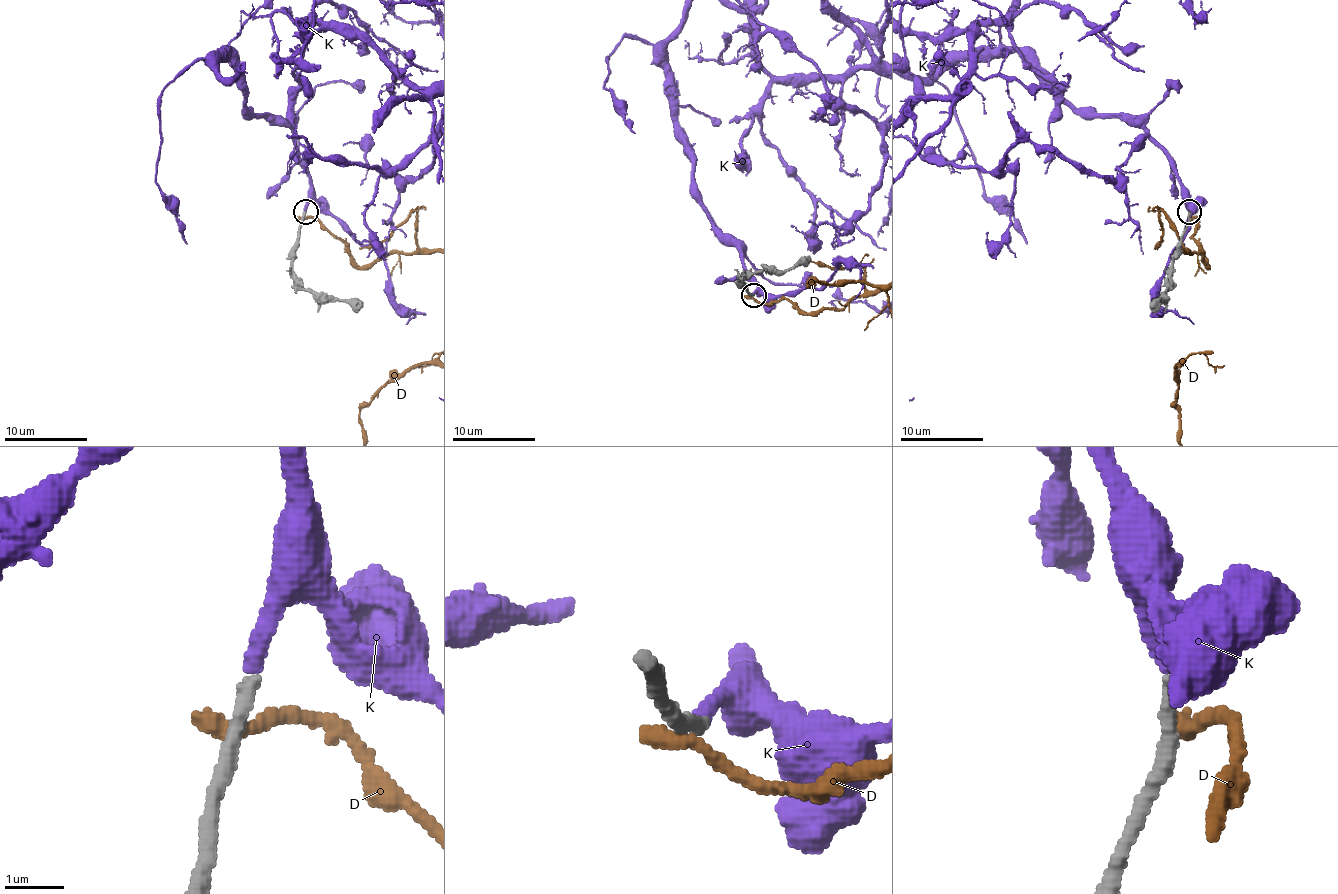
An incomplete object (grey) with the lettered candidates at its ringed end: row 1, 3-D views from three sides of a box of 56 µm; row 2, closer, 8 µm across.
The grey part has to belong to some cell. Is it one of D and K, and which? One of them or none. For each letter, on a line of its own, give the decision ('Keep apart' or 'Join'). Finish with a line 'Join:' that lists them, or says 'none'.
D: Keep apart
K: Join
Join: K

